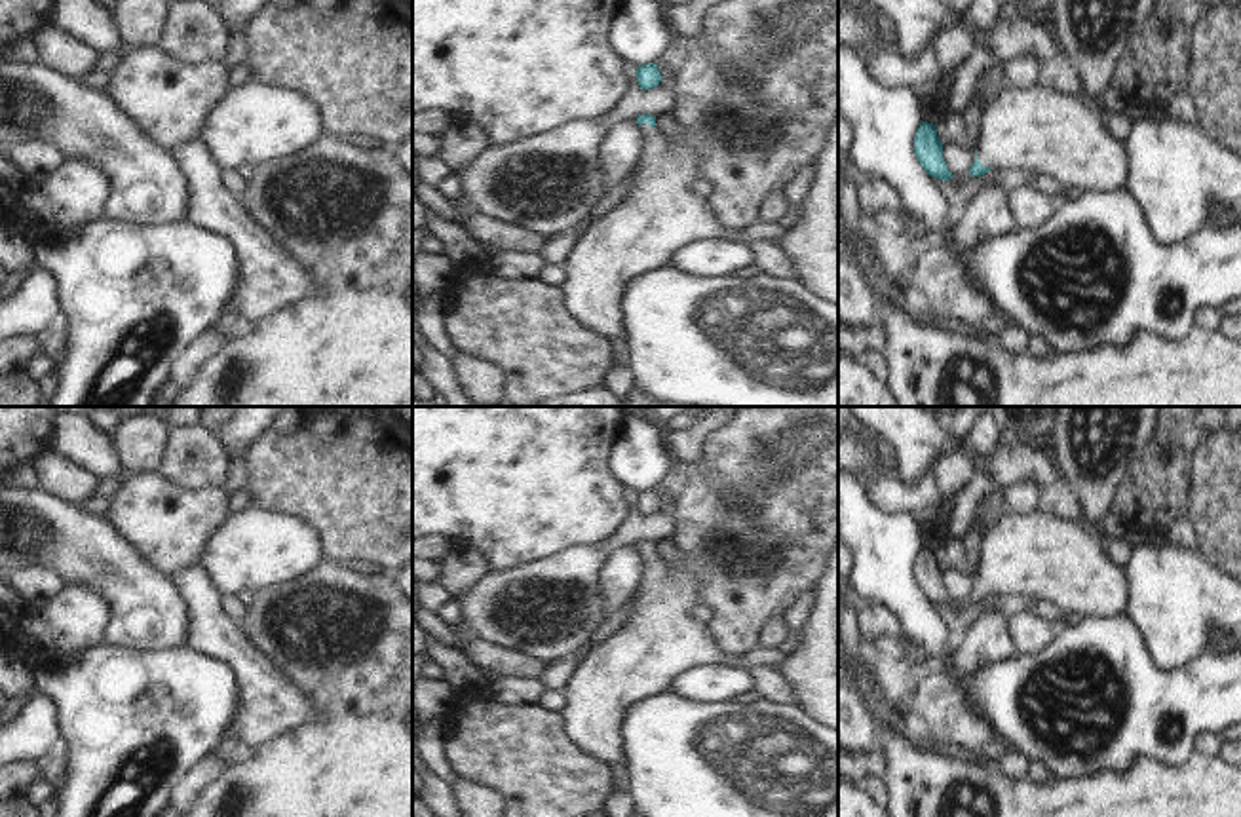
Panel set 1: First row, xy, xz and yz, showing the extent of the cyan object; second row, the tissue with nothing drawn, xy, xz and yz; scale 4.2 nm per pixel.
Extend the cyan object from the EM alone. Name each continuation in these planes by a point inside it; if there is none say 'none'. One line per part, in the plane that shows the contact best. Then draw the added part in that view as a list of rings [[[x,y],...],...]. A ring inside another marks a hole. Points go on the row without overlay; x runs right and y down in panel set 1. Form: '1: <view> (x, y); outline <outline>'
1: yz (1038, 555); outline [[[1005,509],[1003,517],[984,528],[979,551],[977,585],[994,595],[1026,595],[1049,598],[1064,614],[1083,618],[1116,618],[1127,610],[1127,572],[1119,570],[1078,522],[1041,511],[1019,515]]]

